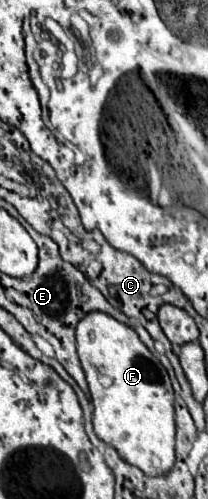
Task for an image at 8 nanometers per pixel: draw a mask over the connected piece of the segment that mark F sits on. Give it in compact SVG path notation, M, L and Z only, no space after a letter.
M89 312L77 324L77 354L87 376L93 410L93 426L95 434L109 446L117 450L117 454L137 466L147 476L167 476L175 464L175 398L171 380L163 364L147 350L137 332L115 318L103 312Z

